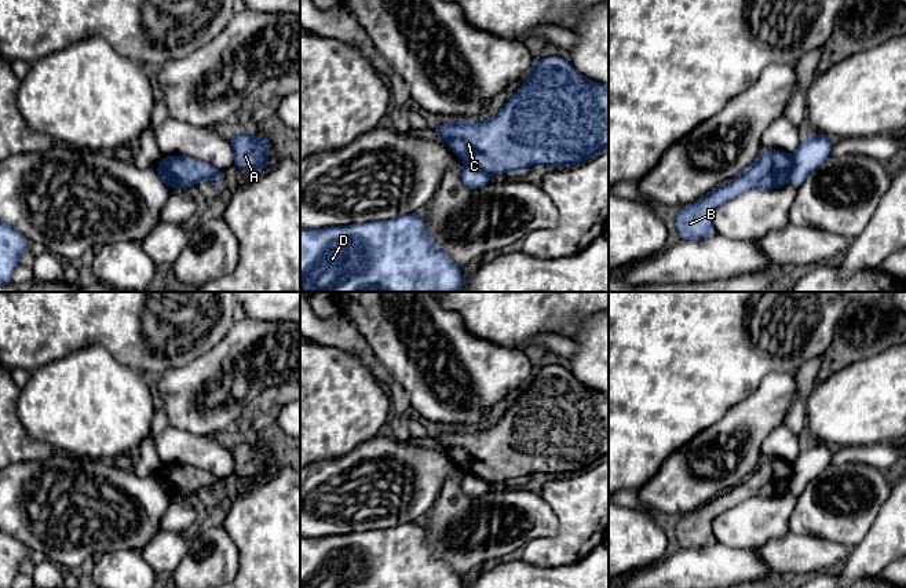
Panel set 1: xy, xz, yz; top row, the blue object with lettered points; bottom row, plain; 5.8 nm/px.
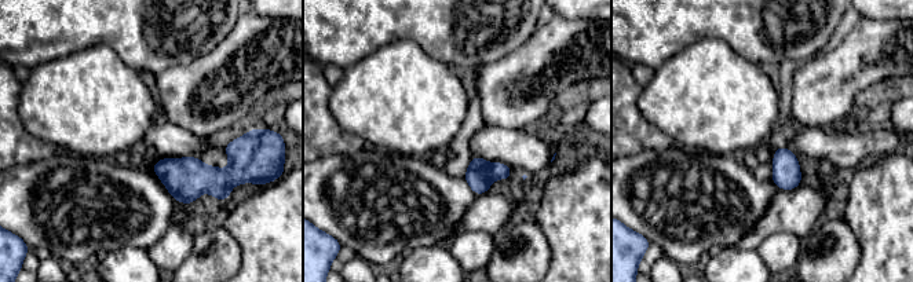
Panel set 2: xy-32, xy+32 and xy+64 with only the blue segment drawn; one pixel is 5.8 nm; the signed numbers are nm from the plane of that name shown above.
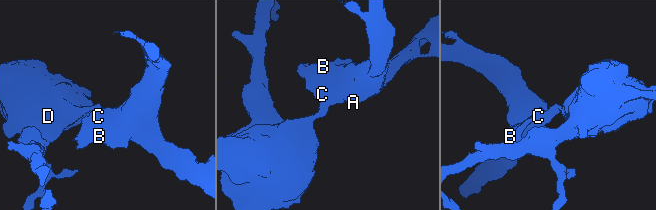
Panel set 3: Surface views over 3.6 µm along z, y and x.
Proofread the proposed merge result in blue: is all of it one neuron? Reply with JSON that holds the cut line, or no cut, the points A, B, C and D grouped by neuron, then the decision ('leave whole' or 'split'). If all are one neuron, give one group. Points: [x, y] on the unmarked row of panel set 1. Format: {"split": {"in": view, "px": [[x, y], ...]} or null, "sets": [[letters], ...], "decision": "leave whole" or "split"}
{"split": {"in": "xz", "px": [[466, 471], [490, 482]]}, "sets": [["A", "B", "C"], ["D"]], "decision": "split"}

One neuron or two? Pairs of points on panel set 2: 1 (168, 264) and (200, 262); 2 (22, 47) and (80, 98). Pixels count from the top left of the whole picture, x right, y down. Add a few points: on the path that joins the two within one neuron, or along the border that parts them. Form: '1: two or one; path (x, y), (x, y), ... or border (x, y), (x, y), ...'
1: two; border (194, 235), (189, 255), (176, 267)
2: two; border (73, 51), (43, 62), (30, 70)

